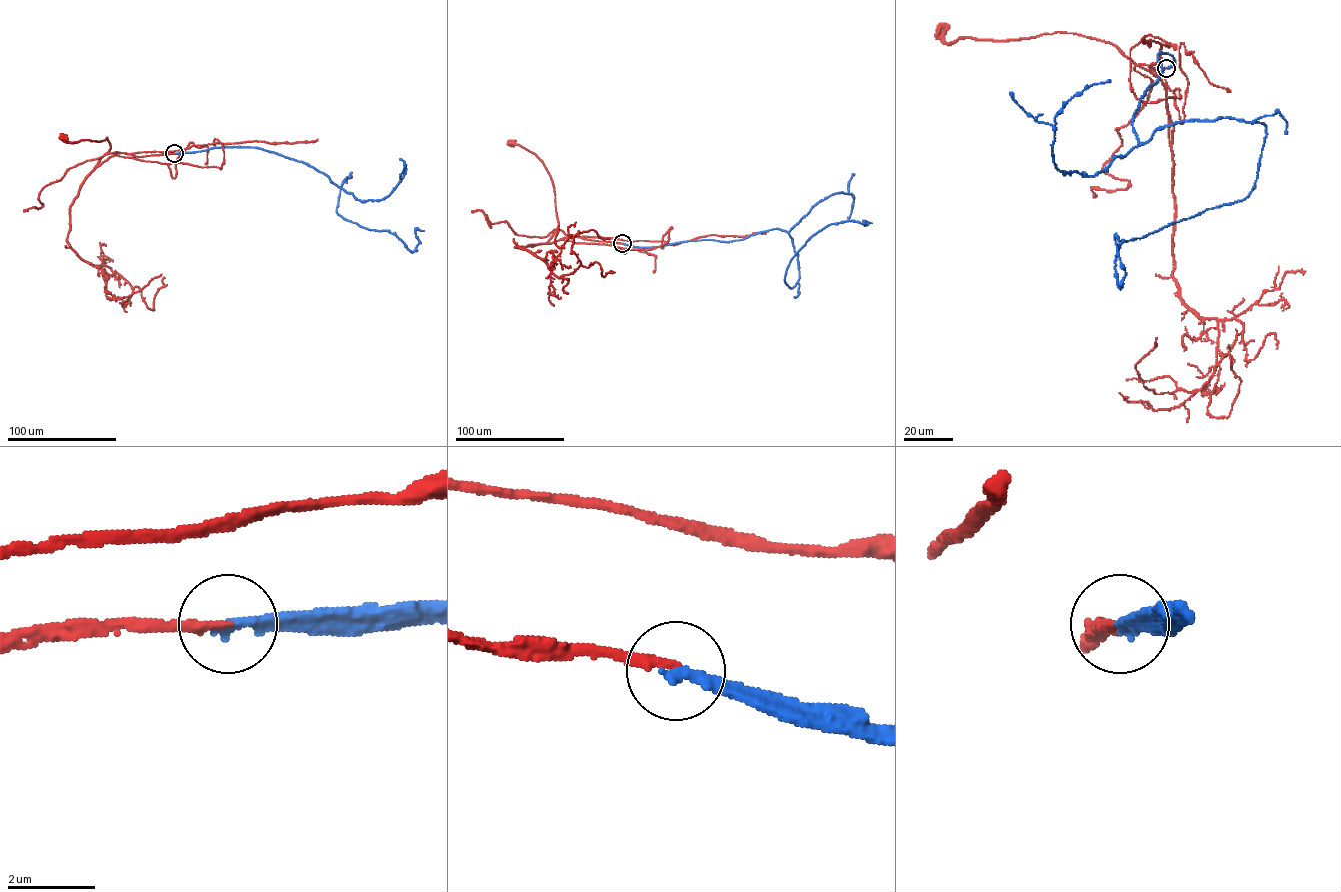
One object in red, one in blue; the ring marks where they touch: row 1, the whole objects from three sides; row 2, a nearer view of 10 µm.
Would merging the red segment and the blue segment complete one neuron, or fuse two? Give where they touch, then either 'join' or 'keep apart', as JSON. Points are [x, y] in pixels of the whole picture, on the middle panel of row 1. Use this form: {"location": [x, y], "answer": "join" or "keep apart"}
{"location": [622, 243], "answer": "join"}

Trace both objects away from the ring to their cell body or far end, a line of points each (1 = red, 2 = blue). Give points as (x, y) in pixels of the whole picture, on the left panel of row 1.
1: (174, 153), (142, 156), (116, 153), (96, 167), (110, 148), (107, 137), (101, 141), (69, 142), (62, 137)
2: (174, 153), (258, 147), (339, 187), (351, 176), (338, 214), (389, 231), (412, 252), (415, 231), (424, 231)

